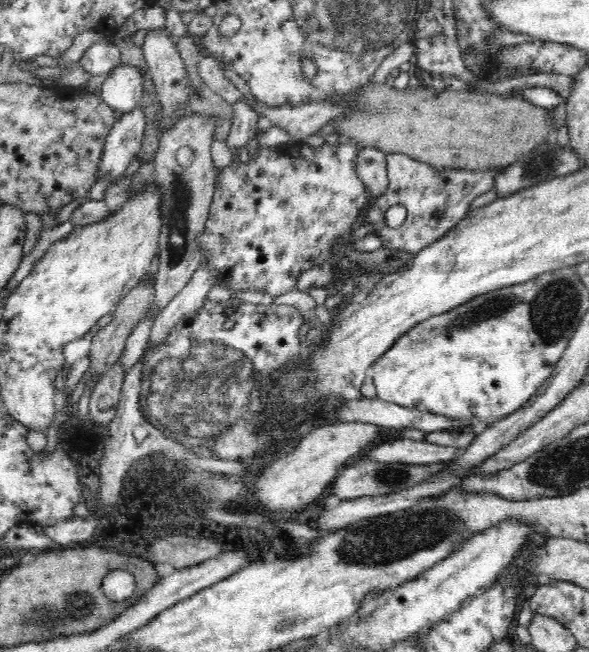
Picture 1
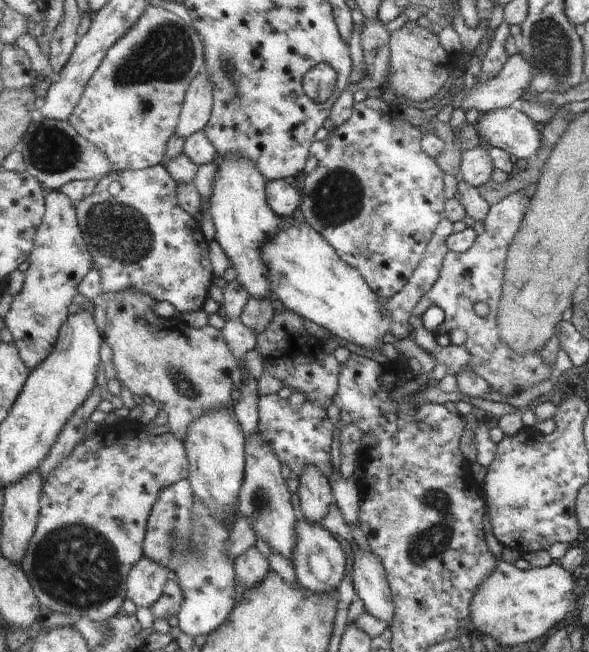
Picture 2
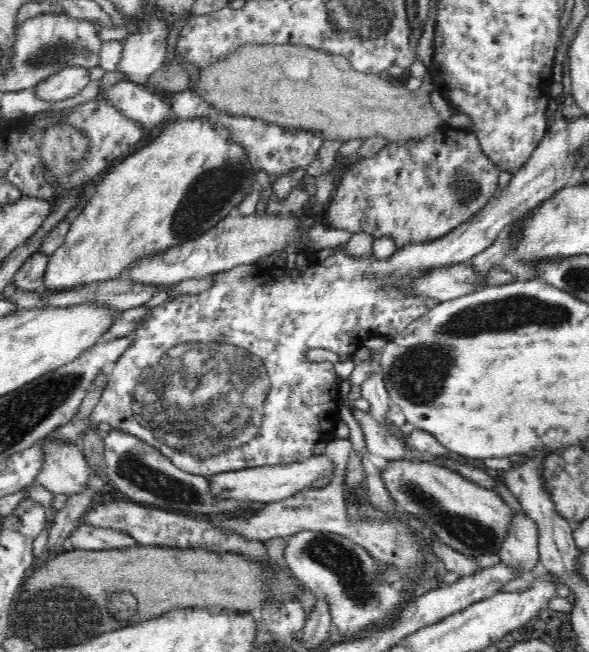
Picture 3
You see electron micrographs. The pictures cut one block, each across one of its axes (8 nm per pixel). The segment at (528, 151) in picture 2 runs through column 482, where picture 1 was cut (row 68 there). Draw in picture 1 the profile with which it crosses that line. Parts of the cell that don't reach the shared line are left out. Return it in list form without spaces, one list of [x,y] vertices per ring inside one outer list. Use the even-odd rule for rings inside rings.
[[[125,63],[118,65],[107,74],[100,97],[118,114],[128,114],[143,97],[140,69]]]

